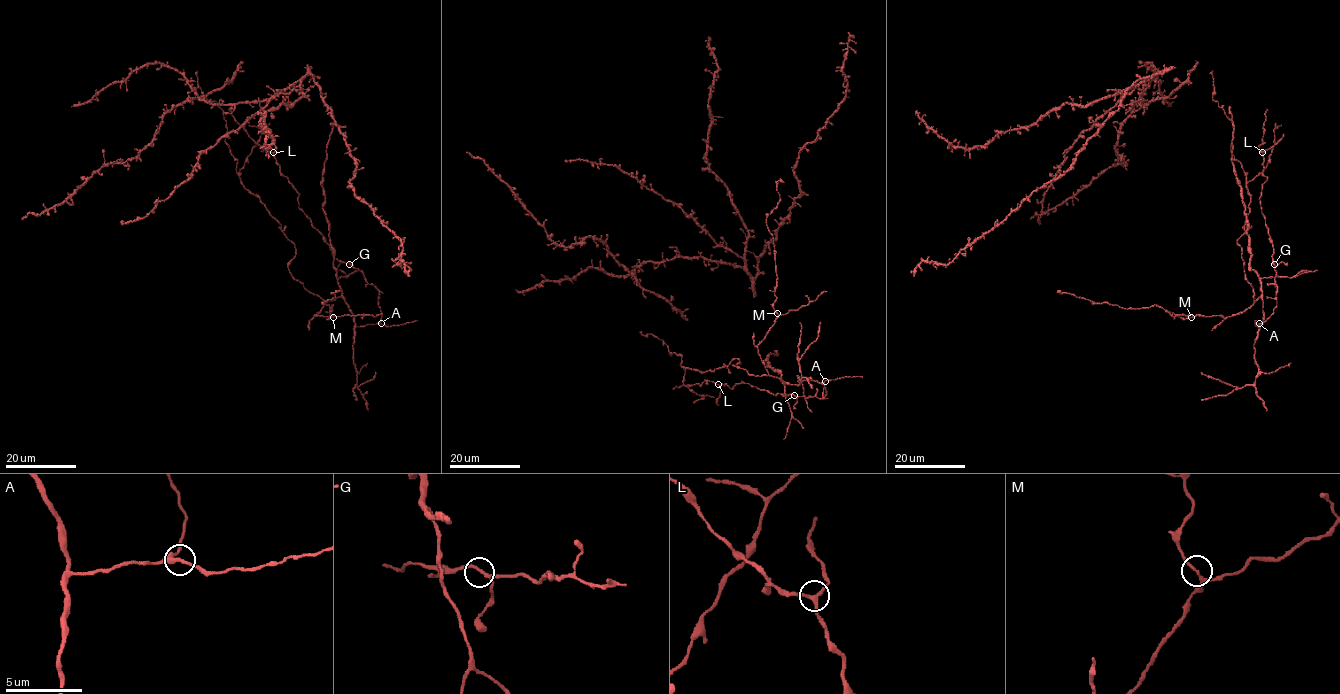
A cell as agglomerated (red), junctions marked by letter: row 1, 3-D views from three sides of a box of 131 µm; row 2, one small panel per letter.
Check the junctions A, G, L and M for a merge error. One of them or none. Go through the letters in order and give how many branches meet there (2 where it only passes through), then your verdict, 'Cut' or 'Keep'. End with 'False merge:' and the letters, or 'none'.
A: Branches: 3. Keep
G: Branches: 3. Keep
L: Branches: 3. Keep
M: Branches: 3. Keep
False merge: none

